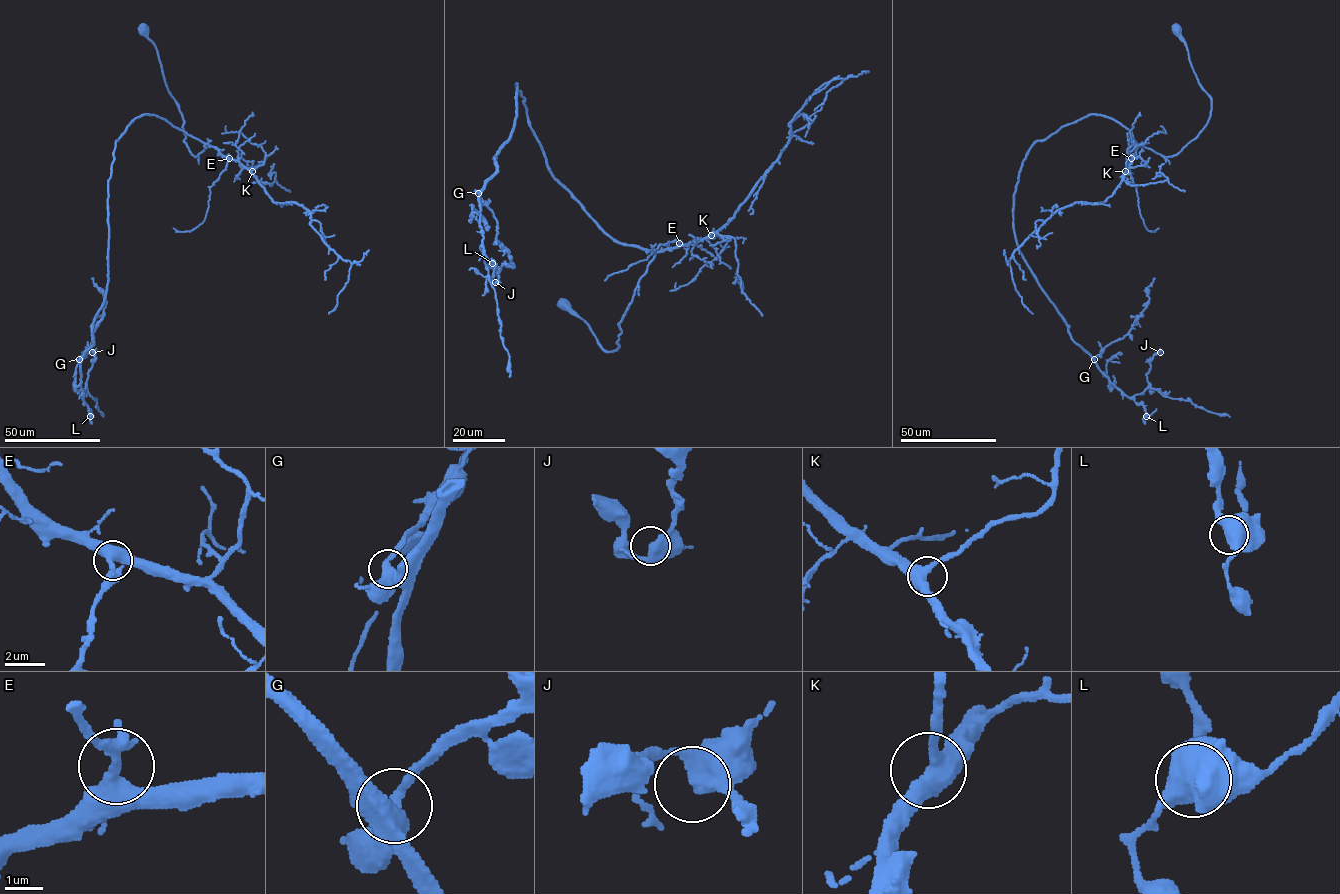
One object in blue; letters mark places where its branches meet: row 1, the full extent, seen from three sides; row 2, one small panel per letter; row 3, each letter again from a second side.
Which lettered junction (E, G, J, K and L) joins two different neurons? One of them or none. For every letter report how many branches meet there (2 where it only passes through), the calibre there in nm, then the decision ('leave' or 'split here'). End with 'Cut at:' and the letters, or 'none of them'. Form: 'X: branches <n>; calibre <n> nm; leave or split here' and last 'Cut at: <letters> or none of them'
E: branches 3; calibre 320 nm; leave
G: branches 3; calibre 440 nm; leave
J: branches 3; calibre 400 nm; leave
K: branches 3; calibre 440 nm; leave
L: branches 3; calibre 480 nm; leave
Cut at: none of them

